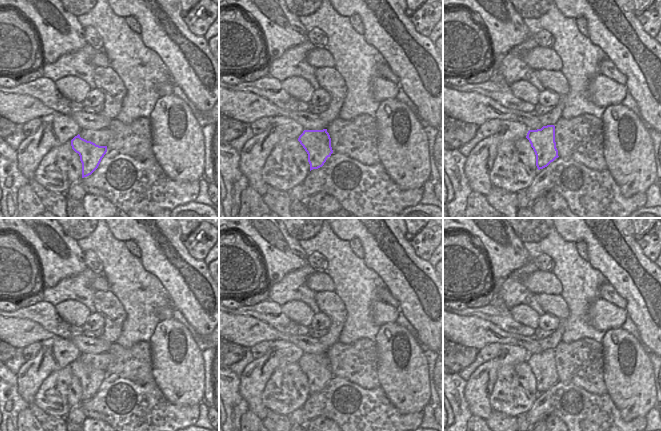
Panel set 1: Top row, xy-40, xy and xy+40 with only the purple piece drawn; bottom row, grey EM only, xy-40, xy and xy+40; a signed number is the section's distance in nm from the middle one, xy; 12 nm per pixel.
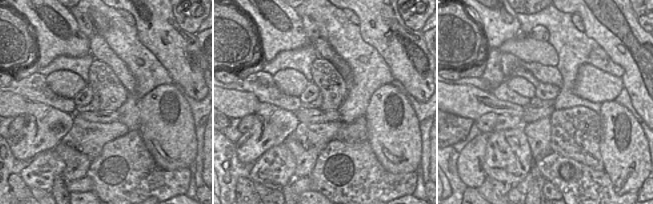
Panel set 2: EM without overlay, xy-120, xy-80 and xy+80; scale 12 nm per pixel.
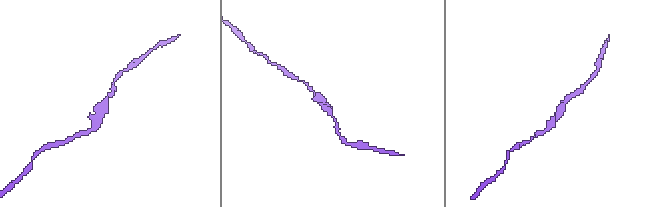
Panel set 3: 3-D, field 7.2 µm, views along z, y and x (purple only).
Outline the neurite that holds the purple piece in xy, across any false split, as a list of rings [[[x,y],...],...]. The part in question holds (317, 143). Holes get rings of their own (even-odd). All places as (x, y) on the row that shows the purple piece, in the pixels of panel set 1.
[[[327,129],[304,130],[298,141],[308,154],[310,171],[322,167],[333,153],[331,138]]]

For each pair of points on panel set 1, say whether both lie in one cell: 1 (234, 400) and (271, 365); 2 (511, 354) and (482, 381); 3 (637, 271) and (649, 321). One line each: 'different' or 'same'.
1: different
2: same
3: same

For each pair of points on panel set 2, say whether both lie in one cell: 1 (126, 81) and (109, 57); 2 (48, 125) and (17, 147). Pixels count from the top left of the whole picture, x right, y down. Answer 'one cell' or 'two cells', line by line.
1: one cell
2: one cell

